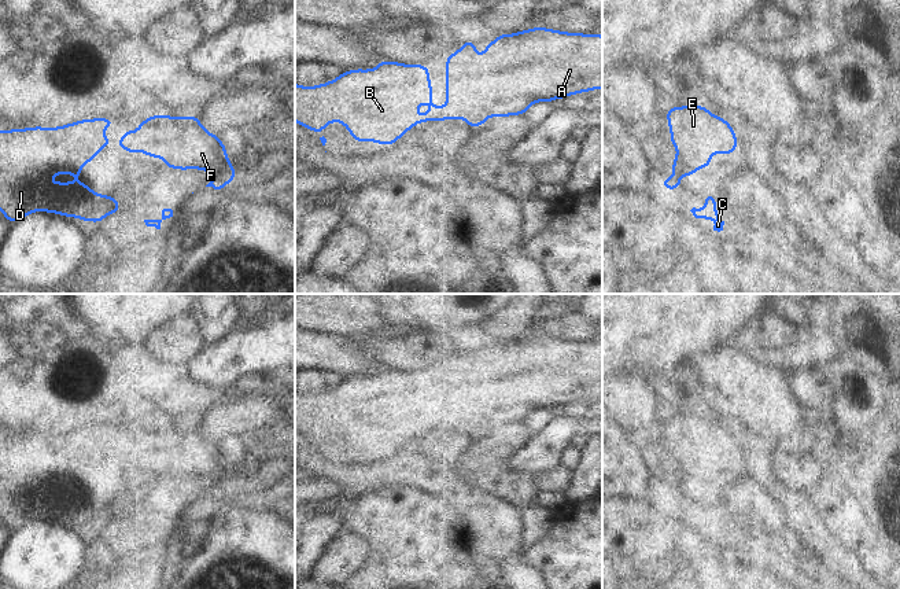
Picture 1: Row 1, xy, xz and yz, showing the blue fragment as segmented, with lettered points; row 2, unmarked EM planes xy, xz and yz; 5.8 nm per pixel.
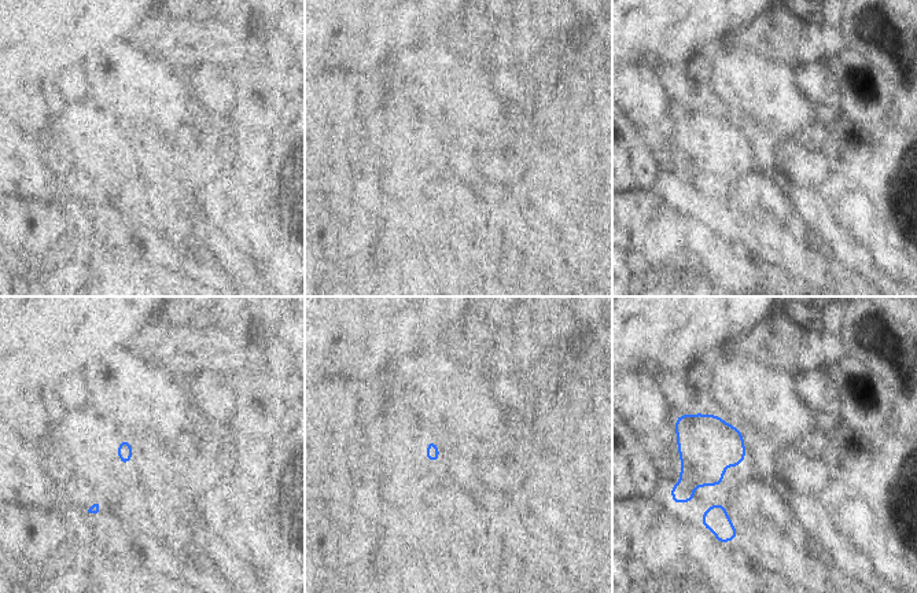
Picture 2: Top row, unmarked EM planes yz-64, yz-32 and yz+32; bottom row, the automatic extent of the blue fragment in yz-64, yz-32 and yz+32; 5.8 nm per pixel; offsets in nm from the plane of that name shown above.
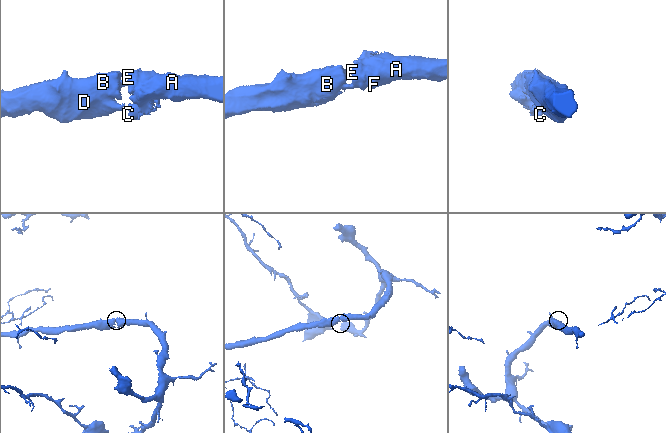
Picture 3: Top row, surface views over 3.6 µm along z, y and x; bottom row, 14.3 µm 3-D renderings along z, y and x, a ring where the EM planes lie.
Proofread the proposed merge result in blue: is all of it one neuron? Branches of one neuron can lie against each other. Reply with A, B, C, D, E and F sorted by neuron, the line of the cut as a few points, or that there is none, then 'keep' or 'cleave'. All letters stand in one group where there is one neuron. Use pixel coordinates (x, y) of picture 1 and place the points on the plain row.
groups A B C D E F; cut none; keep

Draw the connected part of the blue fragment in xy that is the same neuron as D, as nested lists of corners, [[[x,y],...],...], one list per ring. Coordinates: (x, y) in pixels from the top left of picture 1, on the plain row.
[[[111,426],[81,427],[58,435],[25,435],[0,438],[0,518],[12,533],[34,519],[48,519],[74,524],[86,530],[103,530],[108,520],[119,519],[119,508],[99,503],[85,490],[45,490],[47,485],[59,481],[81,486],[81,475],[112,449],[104,443],[107,434],[114,434]]]

